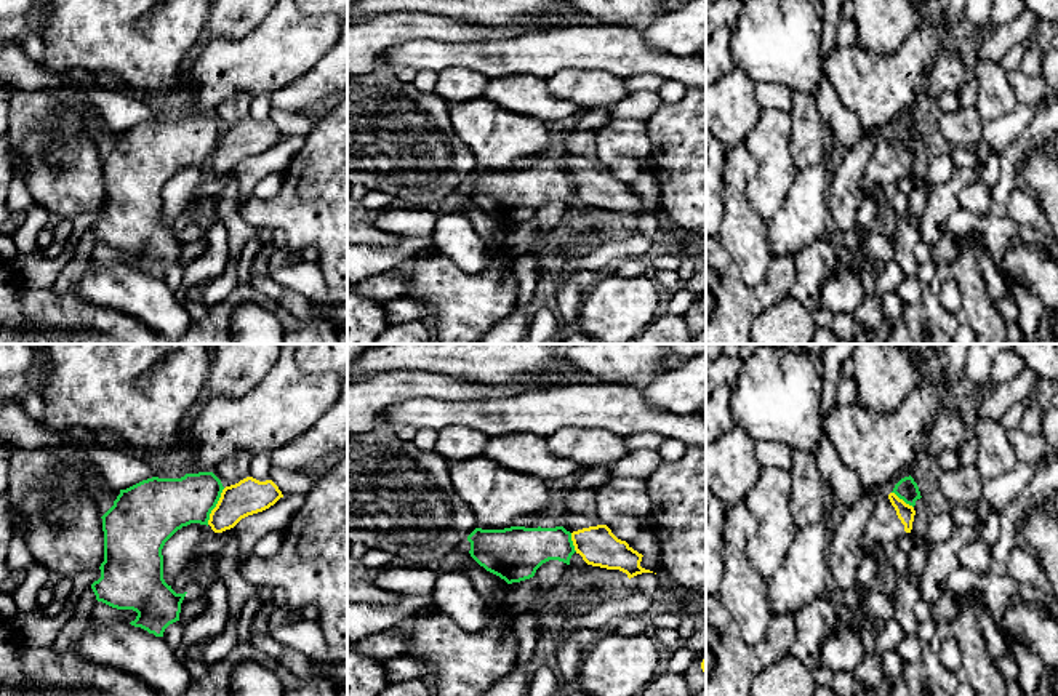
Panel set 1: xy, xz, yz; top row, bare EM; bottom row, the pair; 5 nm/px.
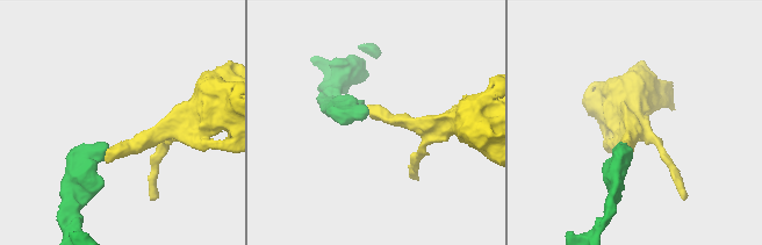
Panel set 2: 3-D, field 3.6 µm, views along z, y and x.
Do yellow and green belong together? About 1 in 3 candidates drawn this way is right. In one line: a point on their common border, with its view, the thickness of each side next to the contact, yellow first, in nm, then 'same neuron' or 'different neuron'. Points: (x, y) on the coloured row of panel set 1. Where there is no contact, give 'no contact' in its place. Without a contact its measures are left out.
xy (216, 506) | 180/280 nm | different neuron

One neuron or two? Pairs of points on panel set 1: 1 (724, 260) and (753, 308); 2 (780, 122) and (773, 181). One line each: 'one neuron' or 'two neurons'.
1: one neuron
2: one neuron

